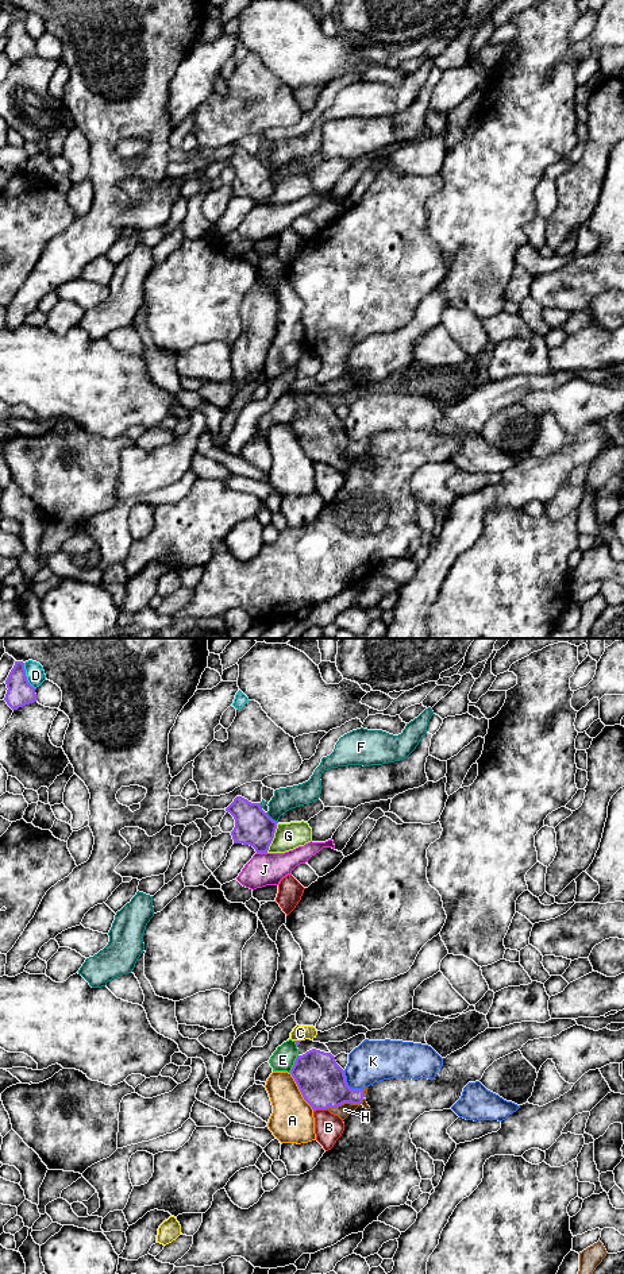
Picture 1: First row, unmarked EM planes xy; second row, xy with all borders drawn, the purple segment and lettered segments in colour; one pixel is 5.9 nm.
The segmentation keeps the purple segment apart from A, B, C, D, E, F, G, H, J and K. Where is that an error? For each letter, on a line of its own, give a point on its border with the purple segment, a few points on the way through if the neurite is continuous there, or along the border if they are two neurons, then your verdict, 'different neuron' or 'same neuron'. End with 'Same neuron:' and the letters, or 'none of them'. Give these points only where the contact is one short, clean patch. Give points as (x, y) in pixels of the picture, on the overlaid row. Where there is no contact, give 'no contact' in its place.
A: xy (300, 1091) | different neuron
B: xy (319, 1108) | different neuron
C: xy (297, 1041) | along xy (295, 1039), (300, 1041) | different neuron
D: xy (26, 676) | different neuron
E: xy (295, 1064) | along xy (297, 1054), (289, 1072) | different neuron
F: xy (270, 818) | along xy (265, 813), (277, 822) | different neuron
G: xy (273, 837) | along xy (277, 822), (274, 837), (266, 852) | different neuron
H: xy (345, 1101) | across xy (322, 1081), (345, 1101), (345, 1110) | same neuron
J: xy (262, 852) | along xy (257, 852), (266, 853) | different neuron
K: xy (347, 1085) | along xy (343, 1070), (346, 1083), (353, 1089), (362, 1089) | different neuron
Same neuron: H

